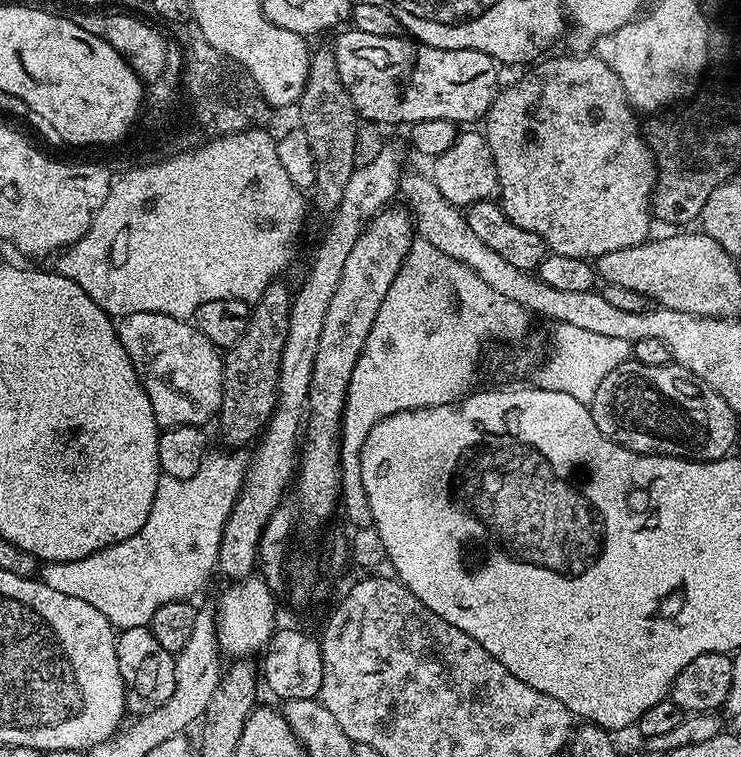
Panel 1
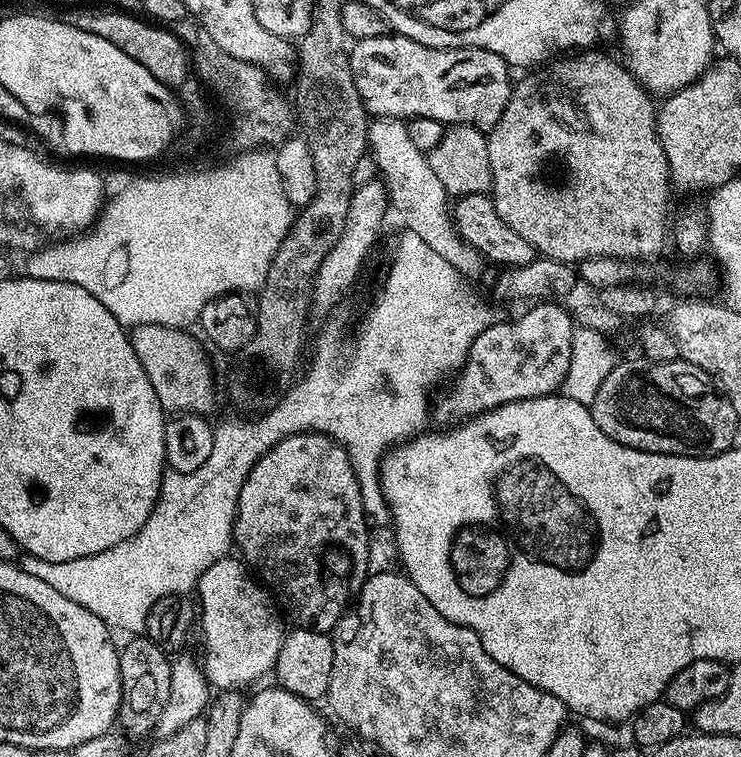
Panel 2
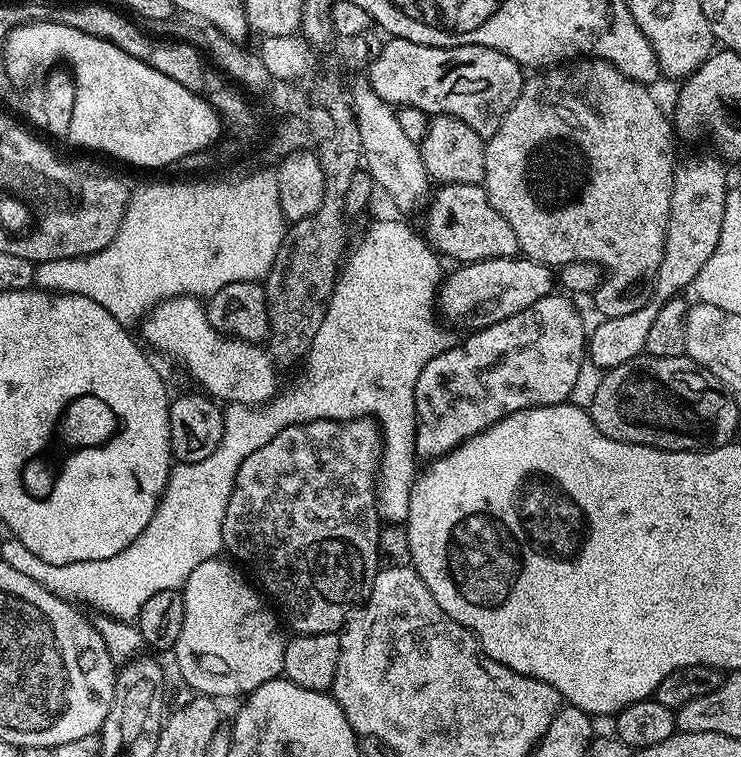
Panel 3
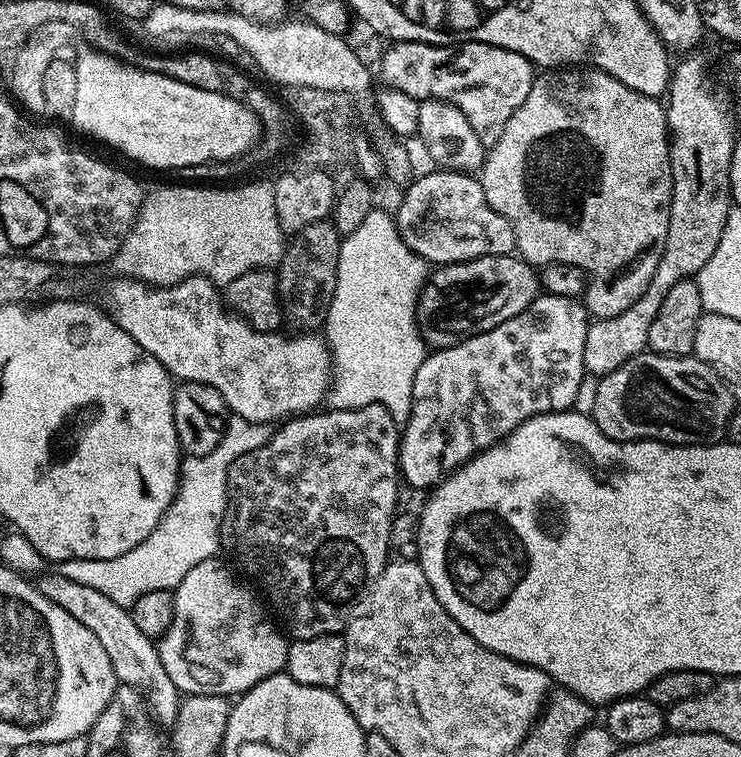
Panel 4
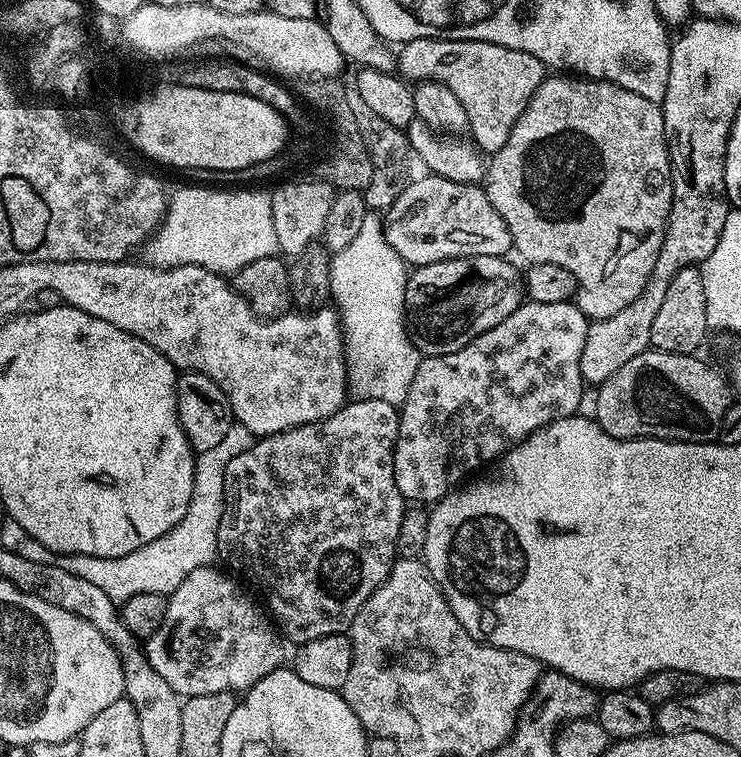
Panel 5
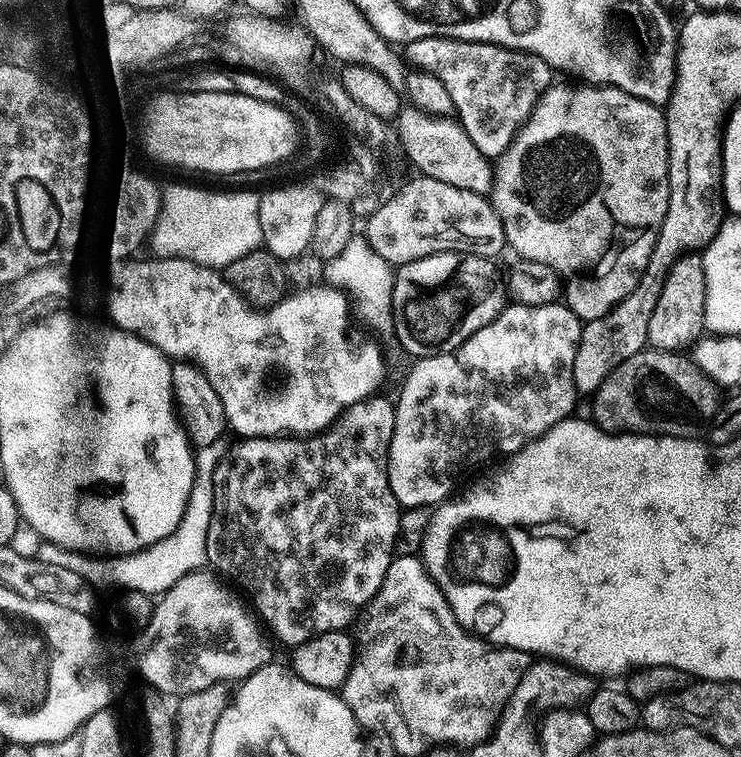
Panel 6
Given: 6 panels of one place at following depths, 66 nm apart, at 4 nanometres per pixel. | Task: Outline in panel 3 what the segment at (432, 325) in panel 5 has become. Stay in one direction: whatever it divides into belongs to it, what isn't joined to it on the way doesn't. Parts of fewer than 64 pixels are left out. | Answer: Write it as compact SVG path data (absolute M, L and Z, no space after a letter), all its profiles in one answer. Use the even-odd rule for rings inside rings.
M511 256L464 262L453 268L456 269L443 277L438 289L438 312L454 327L463 330L485 328L494 322L502 322L554 292L553 269L539 264L537 260Z

